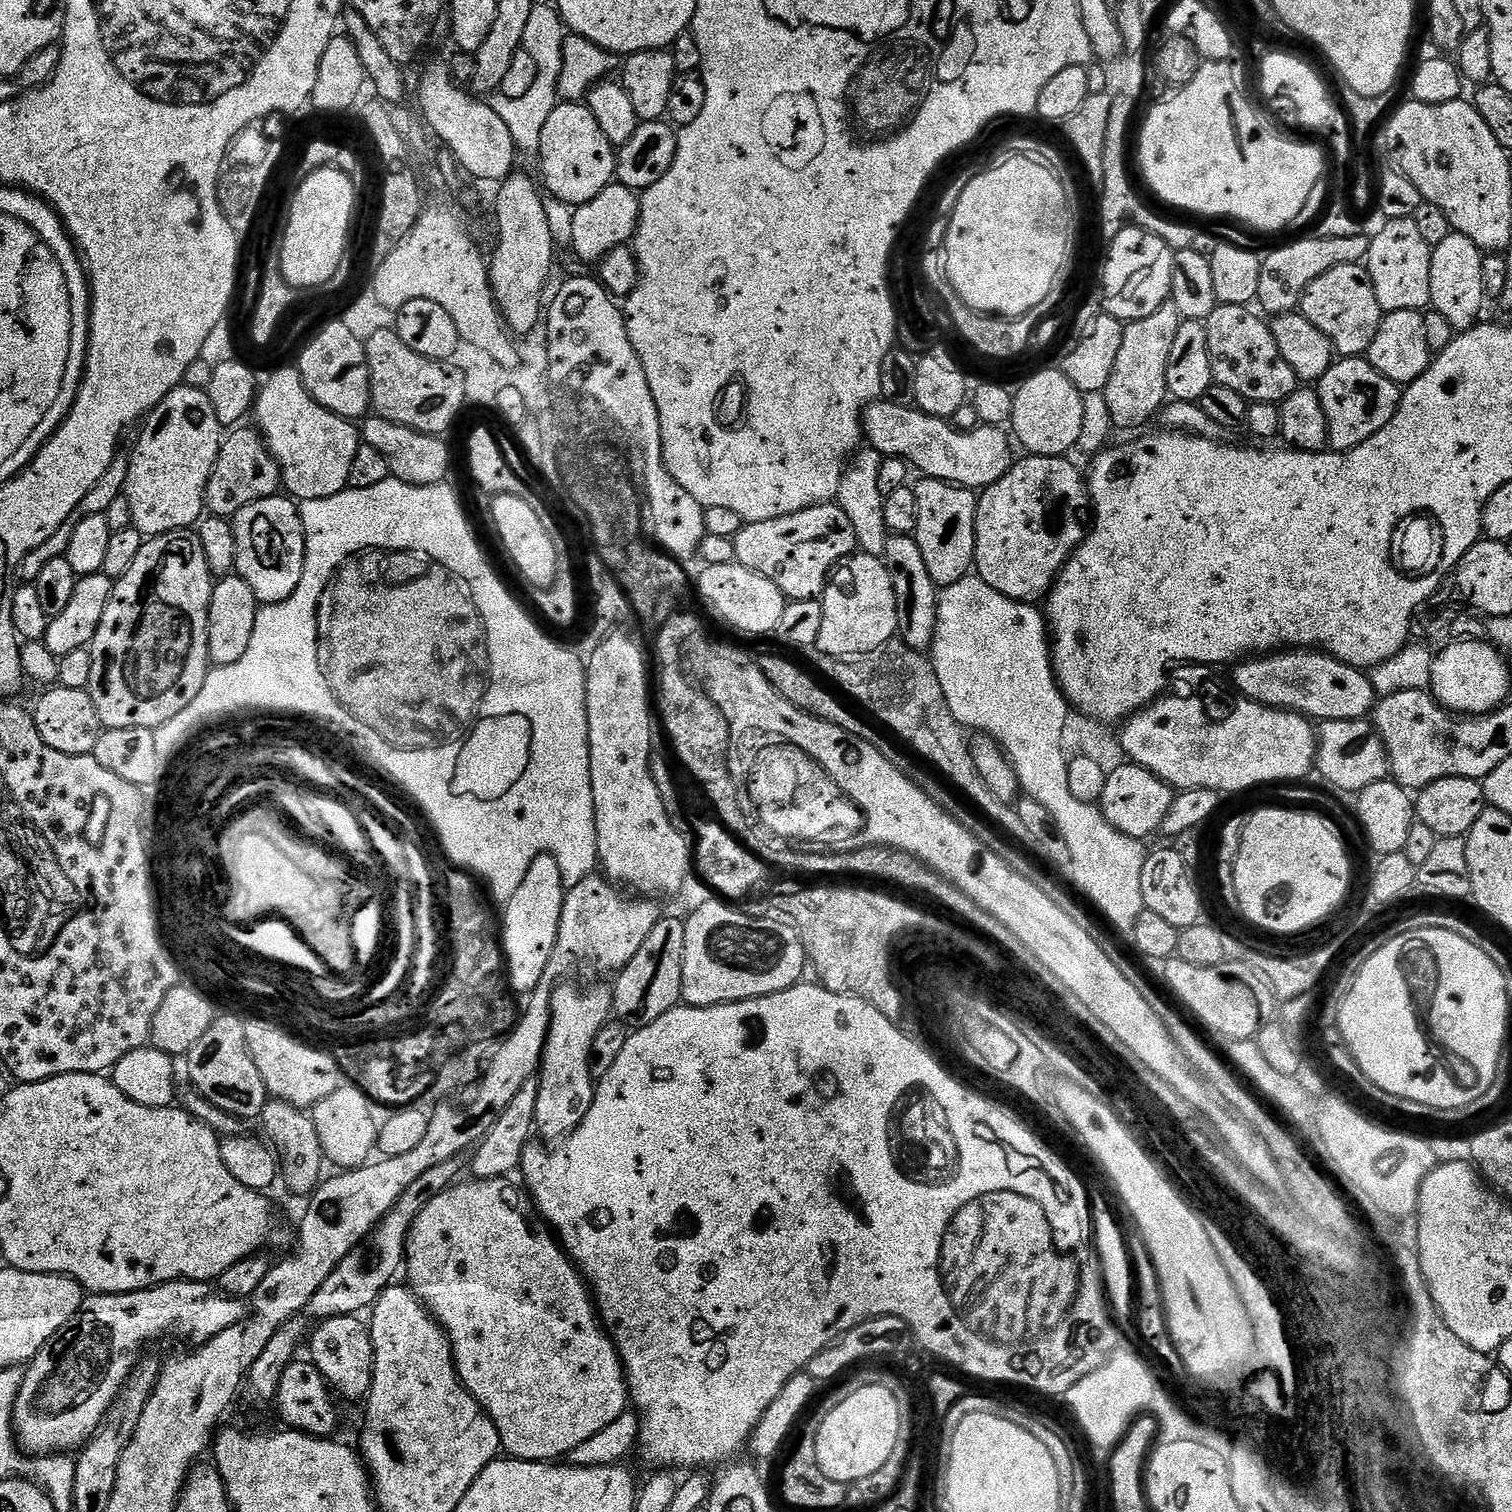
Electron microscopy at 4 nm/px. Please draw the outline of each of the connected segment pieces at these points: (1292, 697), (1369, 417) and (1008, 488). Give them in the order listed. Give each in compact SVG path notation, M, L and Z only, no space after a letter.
M1277 650L1271 654L1260 654L1255 658L1237 663L1235 691L1250 700L1257 700L1267 708L1282 708L1285 712L1298 712L1313 722L1325 720L1363 720L1378 703L1372 681L1361 669L1352 668L1346 662L1336 660L1327 652L1319 650Z
M1340 358L1332 363L1330 370L1318 382L1322 410L1326 410L1328 443L1335 451L1349 452L1354 446L1366 442L1394 414L1400 405L1401 385L1390 382L1366 358Z
M1034 456L1017 459L1012 469L998 482L979 493L976 501L976 563L975 575L986 586L994 586L998 594L1014 598L1023 604L1043 601L1060 577L1060 571L1076 548L1084 542L1086 525L1090 520L1092 497L1088 495L1088 481L1064 456Z

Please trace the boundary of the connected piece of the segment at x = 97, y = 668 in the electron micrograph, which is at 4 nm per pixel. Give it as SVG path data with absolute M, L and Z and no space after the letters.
M195 530L167 532L145 539L130 570L113 583L106 614L102 614L102 626L98 626L98 634L94 634L90 645L94 667L90 669L86 691L104 728L126 730L130 726L142 726L155 730L194 702L210 671L208 615L213 583L212 571L206 566L206 554Z

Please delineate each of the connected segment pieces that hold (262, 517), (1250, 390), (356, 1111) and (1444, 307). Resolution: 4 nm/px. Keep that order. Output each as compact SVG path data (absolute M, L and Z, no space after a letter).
M284 494L267 496L258 502L250 502L250 506L242 506L236 515L231 517L234 530L234 543L238 546L235 575L241 576L254 590L257 601L261 605L277 604L298 590L298 582L302 582L302 566L304 565L304 527L300 521L300 509L297 501Z
M1217 303L1216 309L1204 321L1206 342L1210 345L1212 379L1215 383L1242 394L1242 398L1251 403L1266 402L1278 406L1286 398L1290 398L1290 394L1296 392L1298 381L1294 370L1290 370L1290 362L1286 362L1286 358L1282 358L1282 354L1278 350L1278 342L1274 342L1274 334L1269 321L1259 311L1256 313L1251 312L1252 310L1248 306Z
M341 1086L334 1094L322 1098L311 1108L310 1115L318 1130L318 1138L322 1142L325 1161L329 1165L337 1164L337 1169L351 1170L362 1168L369 1163L371 1152L377 1151L378 1119L372 1113L373 1101L368 1095L355 1086Z
M1452 230L1449 236L1432 249L1430 262L1430 298L1431 307L1457 333L1467 332L1469 328L1476 327L1481 319L1480 311L1484 308L1486 297L1482 290L1482 262L1485 253L1470 238L1461 232Z

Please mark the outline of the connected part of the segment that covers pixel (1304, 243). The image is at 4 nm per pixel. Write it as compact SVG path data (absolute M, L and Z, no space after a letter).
M1316 236L1312 240L1296 240L1285 248L1276 248L1269 256L1263 257L1262 278L1258 281L1256 300L1259 307L1269 317L1284 316L1288 312L1299 309L1300 299L1304 296L1304 289L1310 286L1322 274L1334 270L1334 266L1343 264L1359 264L1368 255L1367 236L1354 238L1322 238Z

